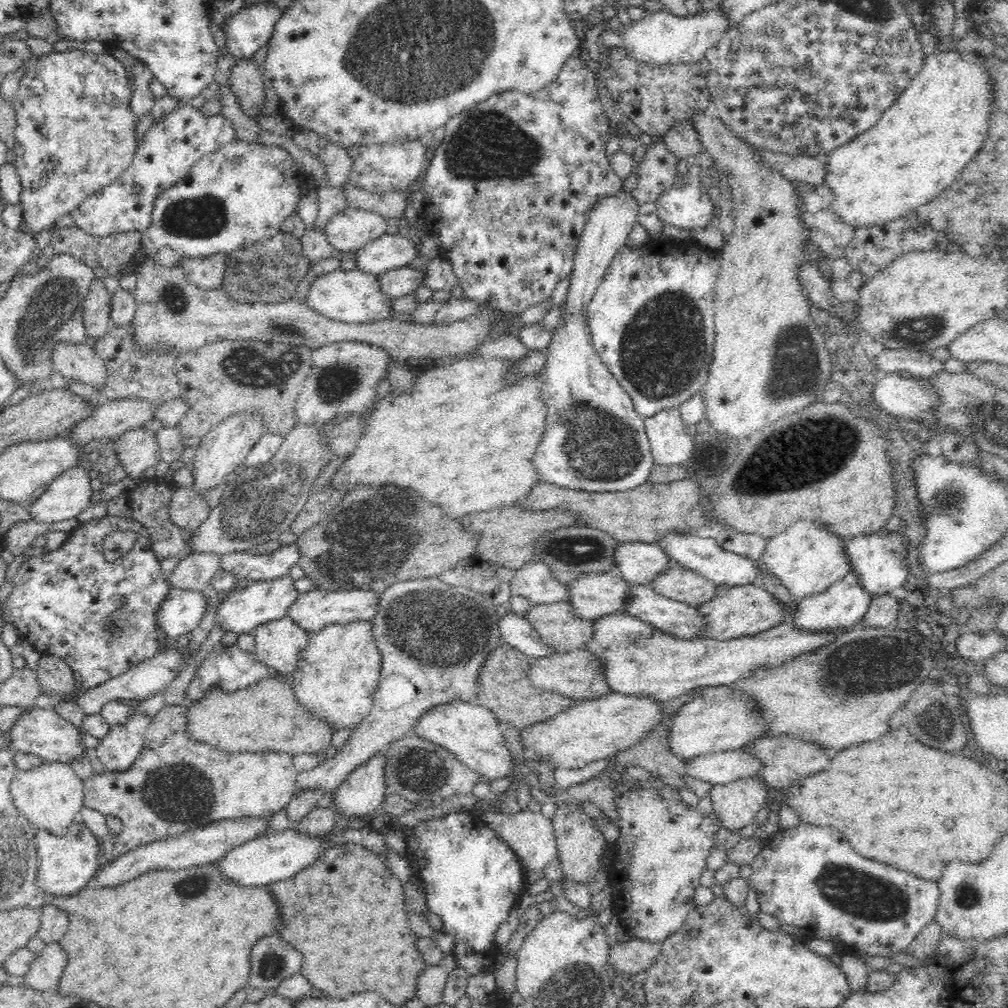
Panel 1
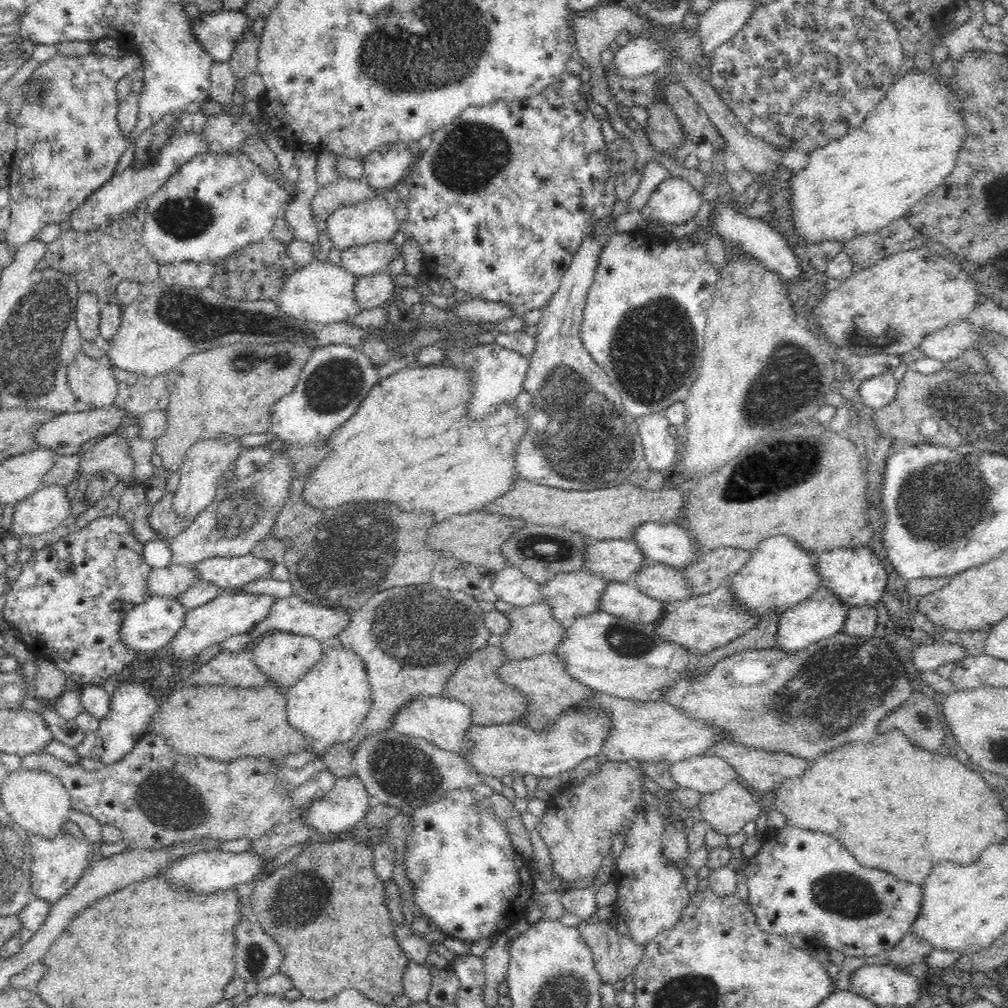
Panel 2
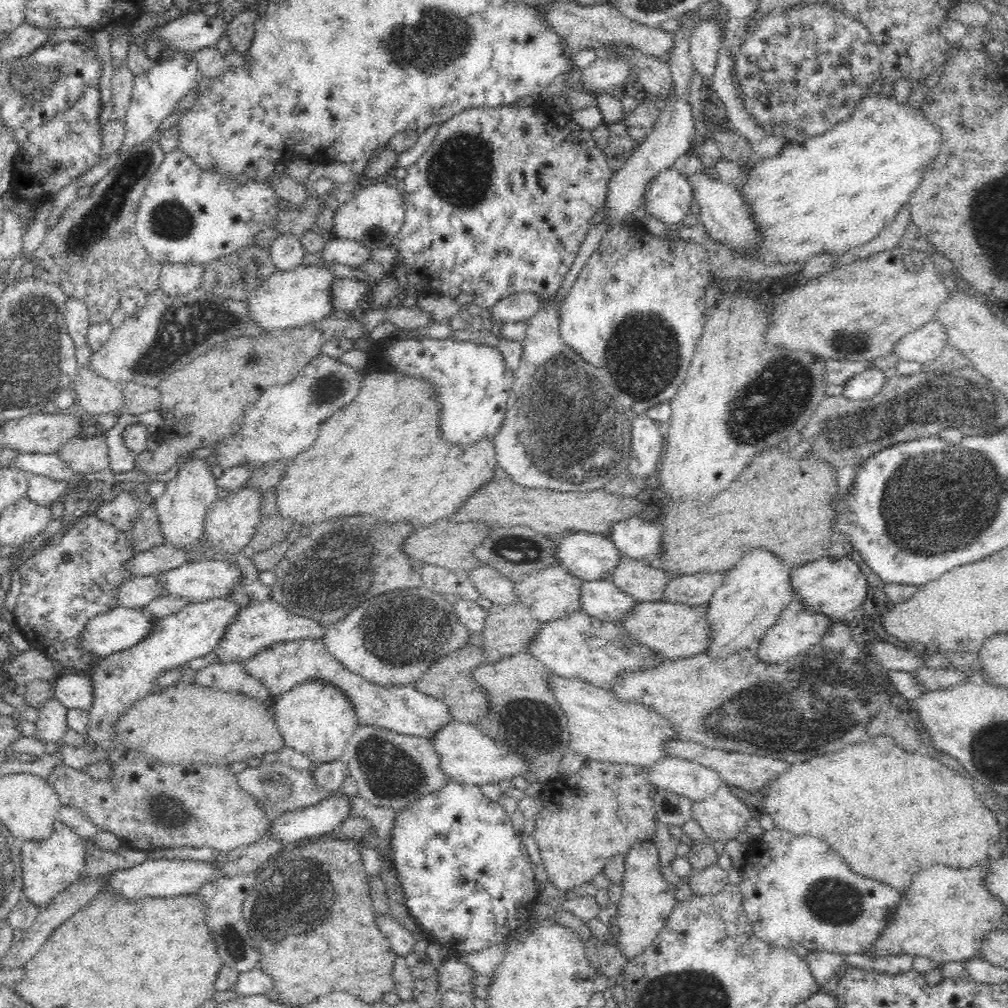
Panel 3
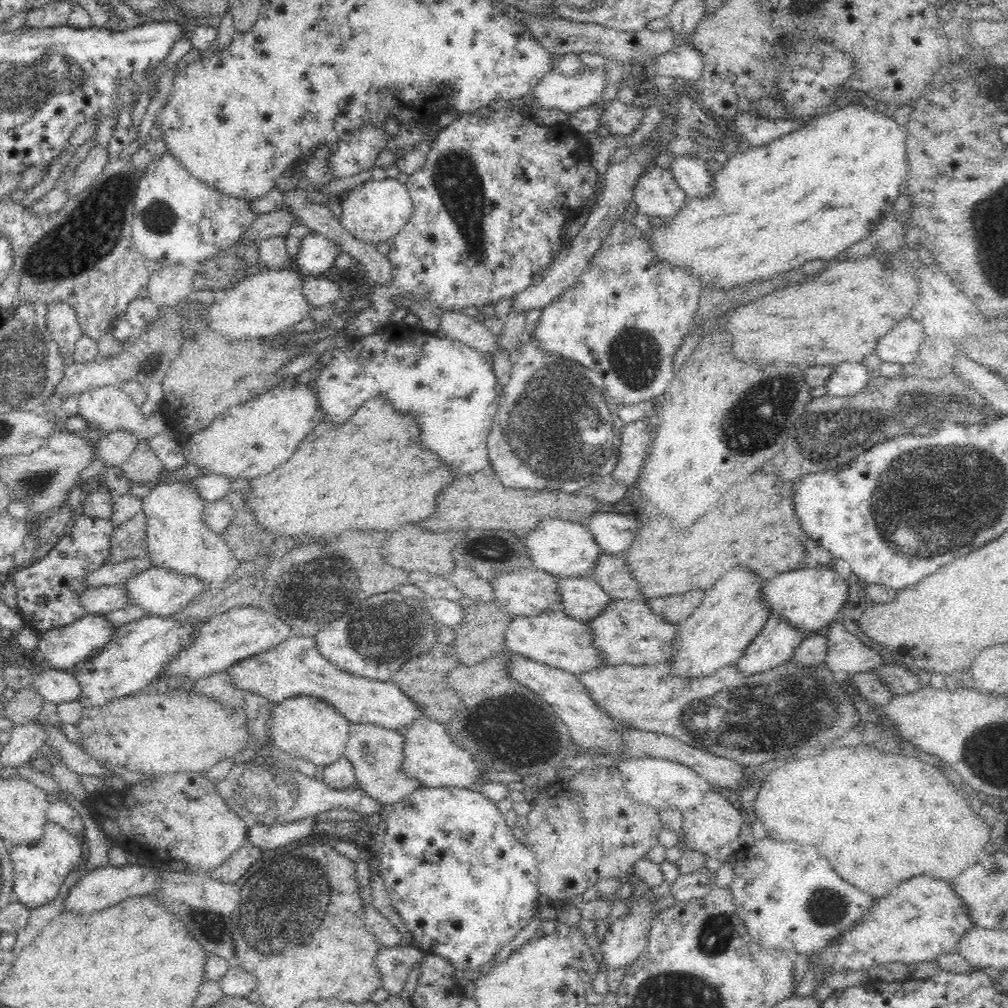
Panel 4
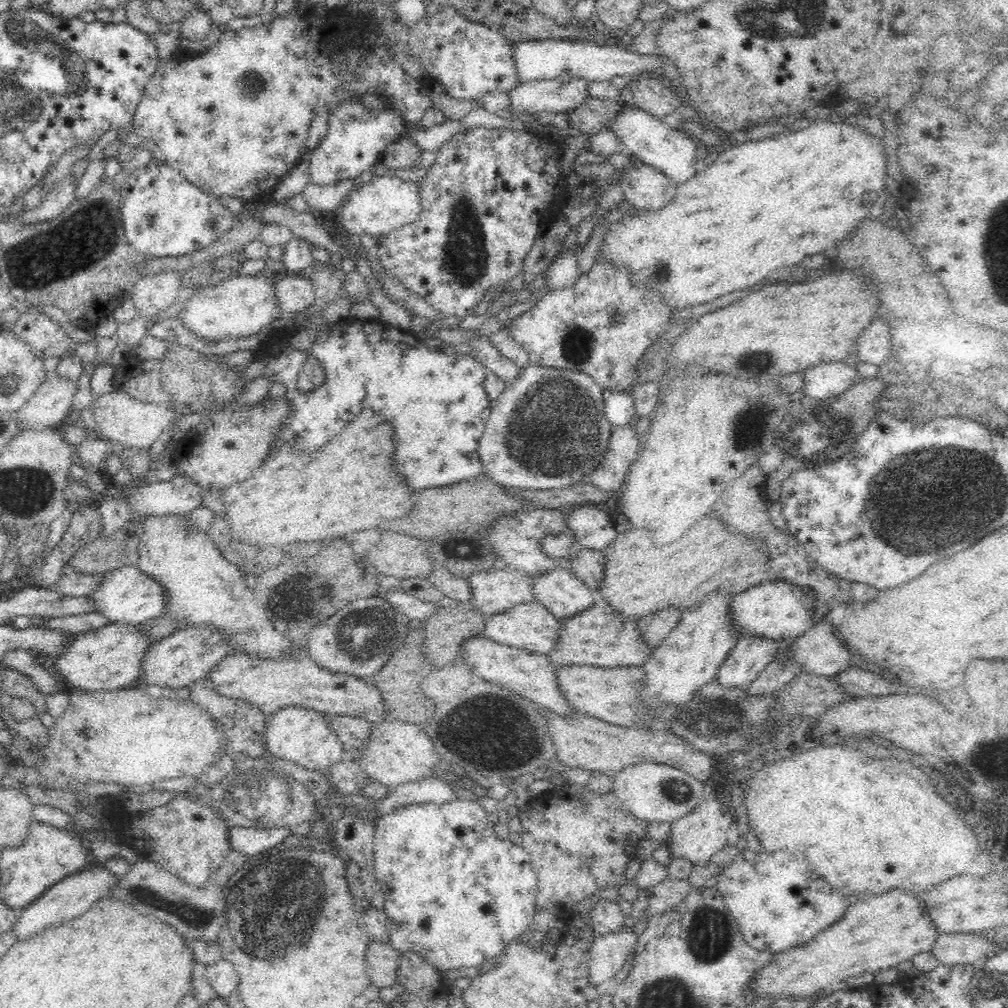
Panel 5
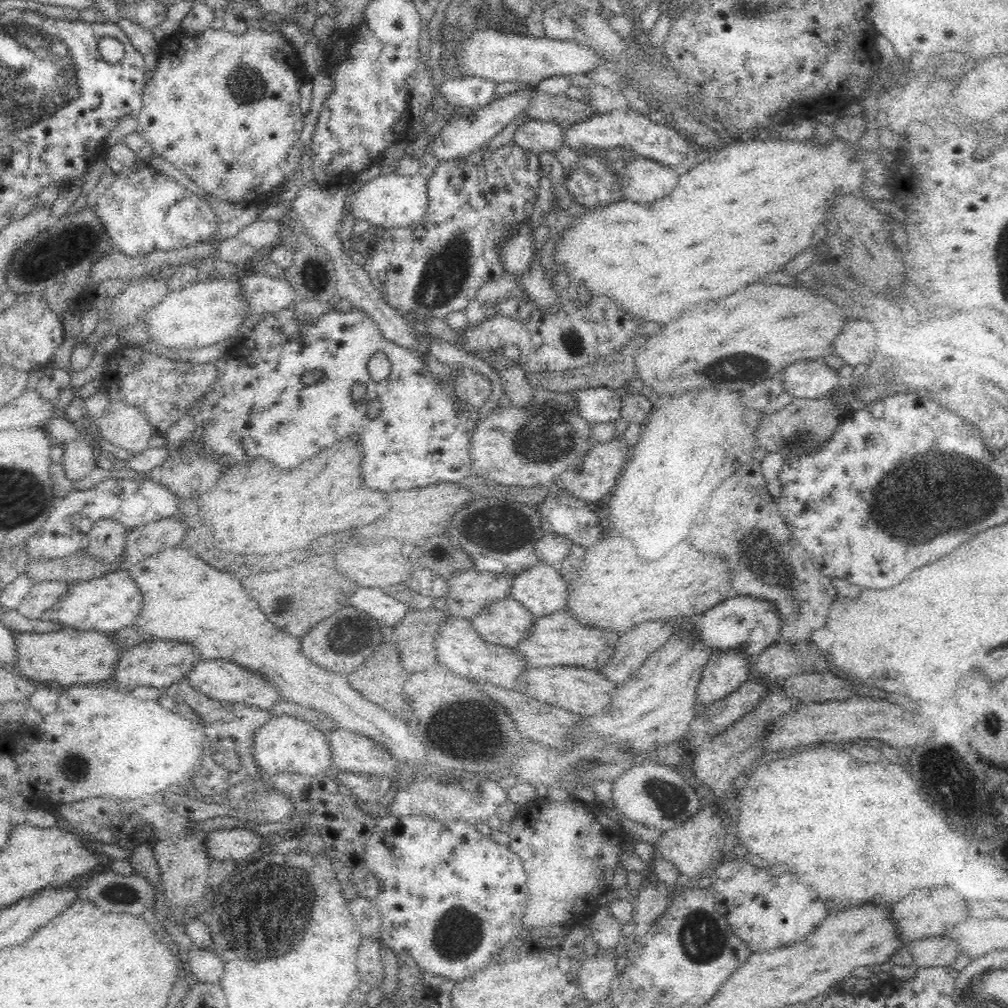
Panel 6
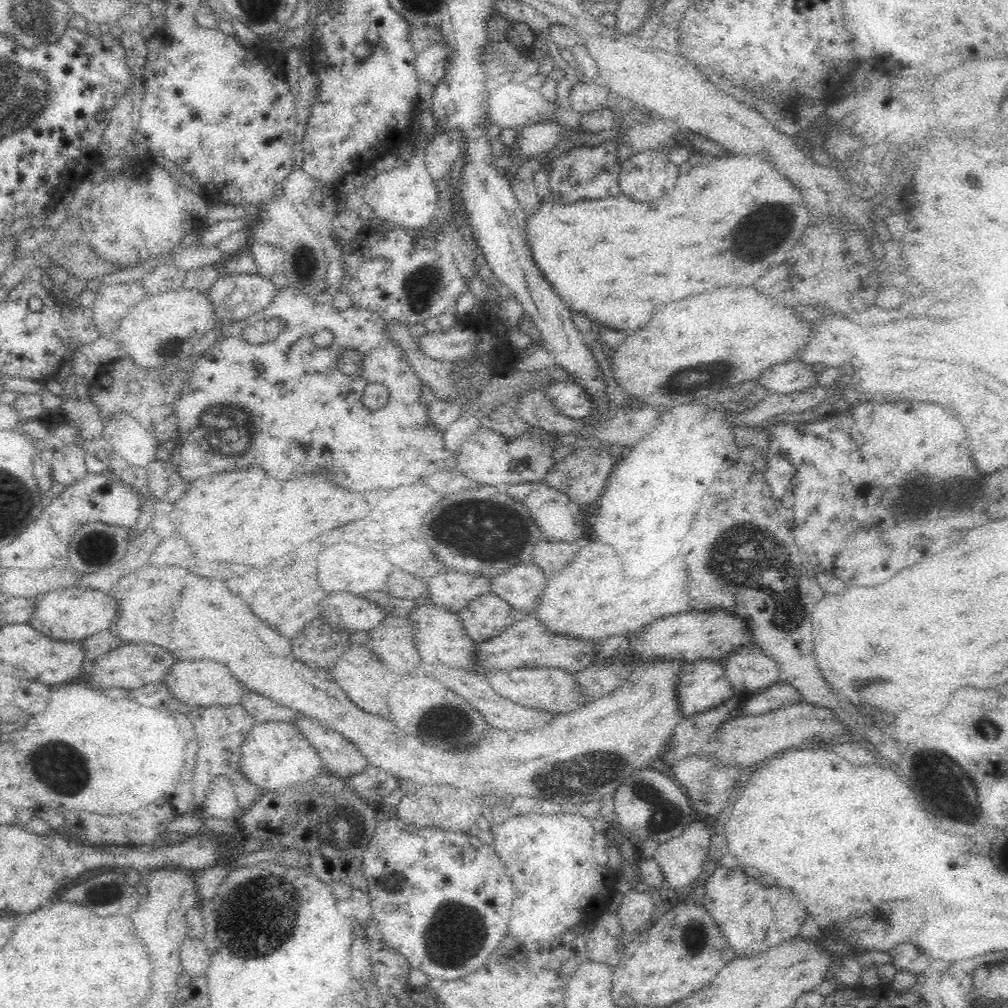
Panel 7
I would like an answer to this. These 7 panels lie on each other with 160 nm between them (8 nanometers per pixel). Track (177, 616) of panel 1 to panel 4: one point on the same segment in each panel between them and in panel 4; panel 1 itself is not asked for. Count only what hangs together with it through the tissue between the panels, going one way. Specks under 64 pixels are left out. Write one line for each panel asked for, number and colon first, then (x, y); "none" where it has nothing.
2: (150, 625)
3: (113, 631)
4: (62, 647)

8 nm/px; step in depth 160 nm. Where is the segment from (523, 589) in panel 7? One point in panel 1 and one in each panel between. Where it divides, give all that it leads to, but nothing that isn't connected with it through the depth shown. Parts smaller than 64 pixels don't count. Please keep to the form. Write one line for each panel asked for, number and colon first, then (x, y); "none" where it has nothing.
1: (676, 618)
2: (624, 600)
3: (602, 599)
4: (582, 598)
5: (562, 594)
6: (541, 589)

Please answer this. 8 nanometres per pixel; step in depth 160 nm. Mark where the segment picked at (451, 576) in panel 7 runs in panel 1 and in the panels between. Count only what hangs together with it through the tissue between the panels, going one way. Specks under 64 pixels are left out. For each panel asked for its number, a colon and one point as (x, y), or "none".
1: (593, 595)
2: (575, 594)
3: (551, 592)
4: (528, 591)
5: (493, 592)
6: (469, 591)

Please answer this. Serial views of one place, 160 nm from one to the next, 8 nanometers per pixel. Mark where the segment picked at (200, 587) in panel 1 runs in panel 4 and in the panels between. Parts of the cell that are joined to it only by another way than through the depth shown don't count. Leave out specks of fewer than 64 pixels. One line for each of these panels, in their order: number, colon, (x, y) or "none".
2: (170, 581)
3: (135, 592)
4: (103, 599)

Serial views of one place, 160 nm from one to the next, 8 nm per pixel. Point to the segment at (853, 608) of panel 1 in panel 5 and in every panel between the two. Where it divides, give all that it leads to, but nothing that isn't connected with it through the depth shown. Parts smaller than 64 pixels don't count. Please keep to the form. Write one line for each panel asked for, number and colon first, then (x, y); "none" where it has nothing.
2: (822, 615)
3: (796, 629)
4: (775, 643)
5: (749, 657)

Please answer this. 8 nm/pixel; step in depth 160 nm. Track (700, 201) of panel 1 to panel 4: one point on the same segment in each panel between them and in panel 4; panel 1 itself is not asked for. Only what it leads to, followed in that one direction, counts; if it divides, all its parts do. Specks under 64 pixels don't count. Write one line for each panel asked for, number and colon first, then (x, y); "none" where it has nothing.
2: (674, 201)
3: (668, 196)
4: (656, 193)

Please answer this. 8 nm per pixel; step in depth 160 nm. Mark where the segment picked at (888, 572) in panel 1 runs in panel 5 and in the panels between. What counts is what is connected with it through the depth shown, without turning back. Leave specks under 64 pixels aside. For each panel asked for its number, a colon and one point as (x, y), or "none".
2: (857, 577)
3: (832, 587)
4: (810, 598)
5: (777, 610)

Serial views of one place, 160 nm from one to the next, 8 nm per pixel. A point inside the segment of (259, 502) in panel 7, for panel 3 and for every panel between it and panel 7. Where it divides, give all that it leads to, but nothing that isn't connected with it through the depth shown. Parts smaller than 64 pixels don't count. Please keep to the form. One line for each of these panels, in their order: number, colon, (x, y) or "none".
3: (382, 455)
4: (369, 472)
5: (348, 485)
6: (254, 509)

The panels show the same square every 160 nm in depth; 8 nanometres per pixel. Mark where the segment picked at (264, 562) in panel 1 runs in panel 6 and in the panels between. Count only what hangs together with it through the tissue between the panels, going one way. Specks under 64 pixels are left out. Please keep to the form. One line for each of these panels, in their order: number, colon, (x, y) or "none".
2: (225, 572)
3: (198, 581)
4: (161, 592)
5: (126, 595)
6: (113, 601)

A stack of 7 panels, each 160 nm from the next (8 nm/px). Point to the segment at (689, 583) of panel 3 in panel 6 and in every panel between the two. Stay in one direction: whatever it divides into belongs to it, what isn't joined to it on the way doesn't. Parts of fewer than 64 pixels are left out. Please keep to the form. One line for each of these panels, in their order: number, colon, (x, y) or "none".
4: (675, 608)
5: (654, 628)
6: (635, 646)

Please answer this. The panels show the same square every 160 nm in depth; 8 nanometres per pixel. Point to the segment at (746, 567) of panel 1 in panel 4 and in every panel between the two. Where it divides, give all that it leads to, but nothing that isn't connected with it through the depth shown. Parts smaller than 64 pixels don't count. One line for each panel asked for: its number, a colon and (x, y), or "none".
2: (669, 543)
3: (635, 538)
4: (614, 533)

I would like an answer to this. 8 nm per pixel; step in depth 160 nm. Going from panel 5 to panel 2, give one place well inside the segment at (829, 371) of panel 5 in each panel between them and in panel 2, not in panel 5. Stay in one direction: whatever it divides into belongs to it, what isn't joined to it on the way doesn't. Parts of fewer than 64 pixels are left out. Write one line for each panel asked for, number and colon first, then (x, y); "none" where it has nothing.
2: (878, 391)
3: (866, 385)
4: (849, 379)

